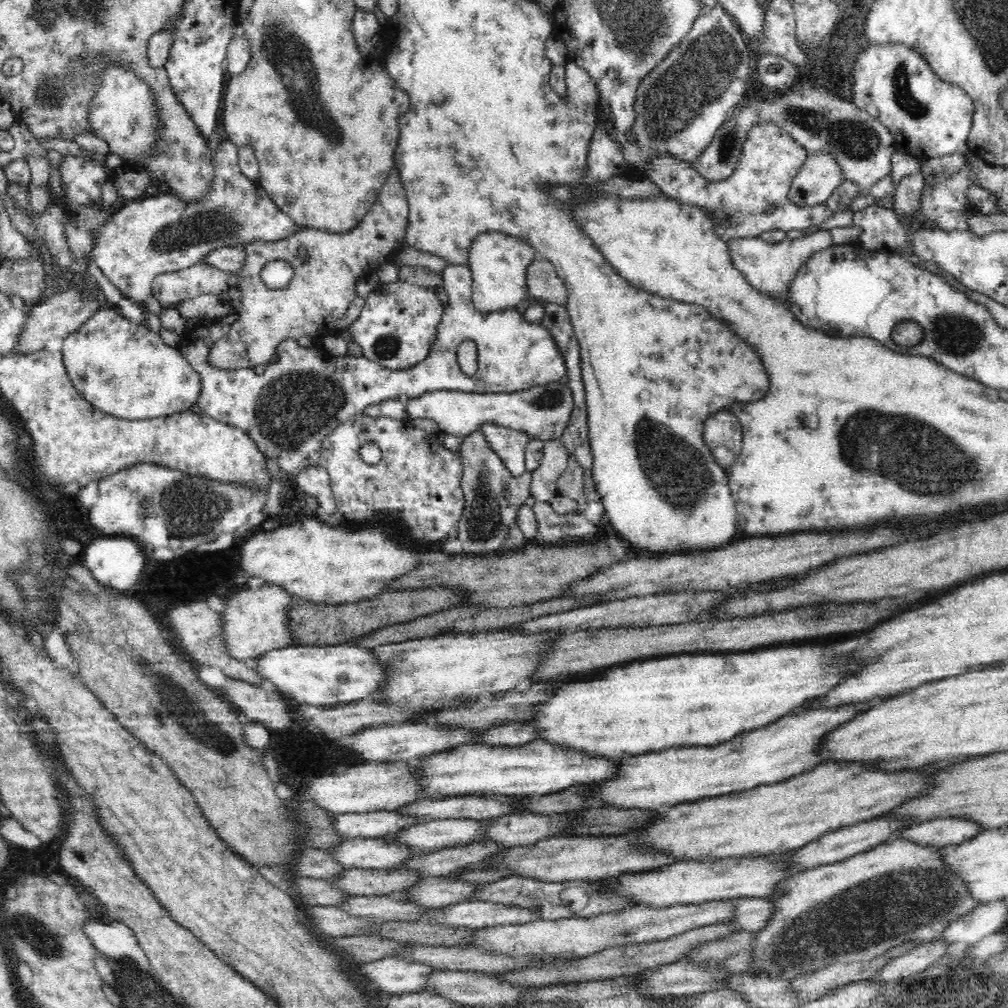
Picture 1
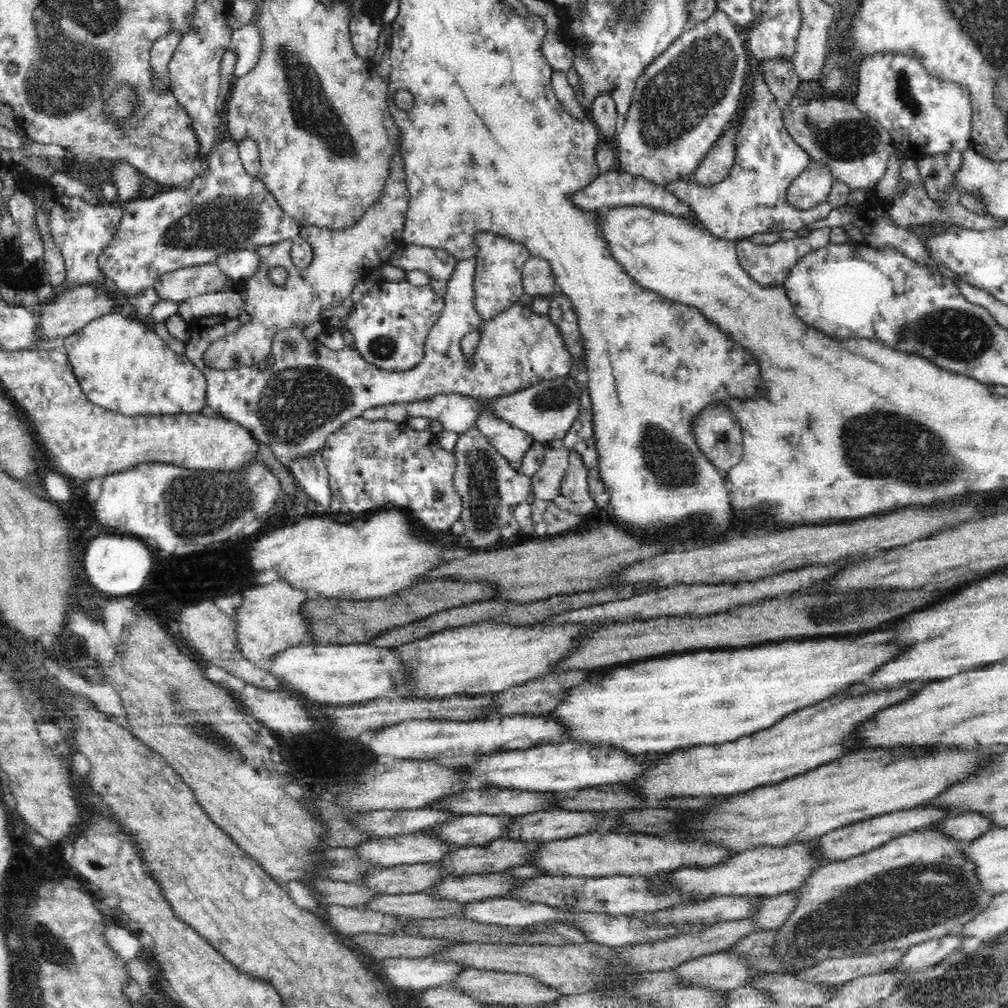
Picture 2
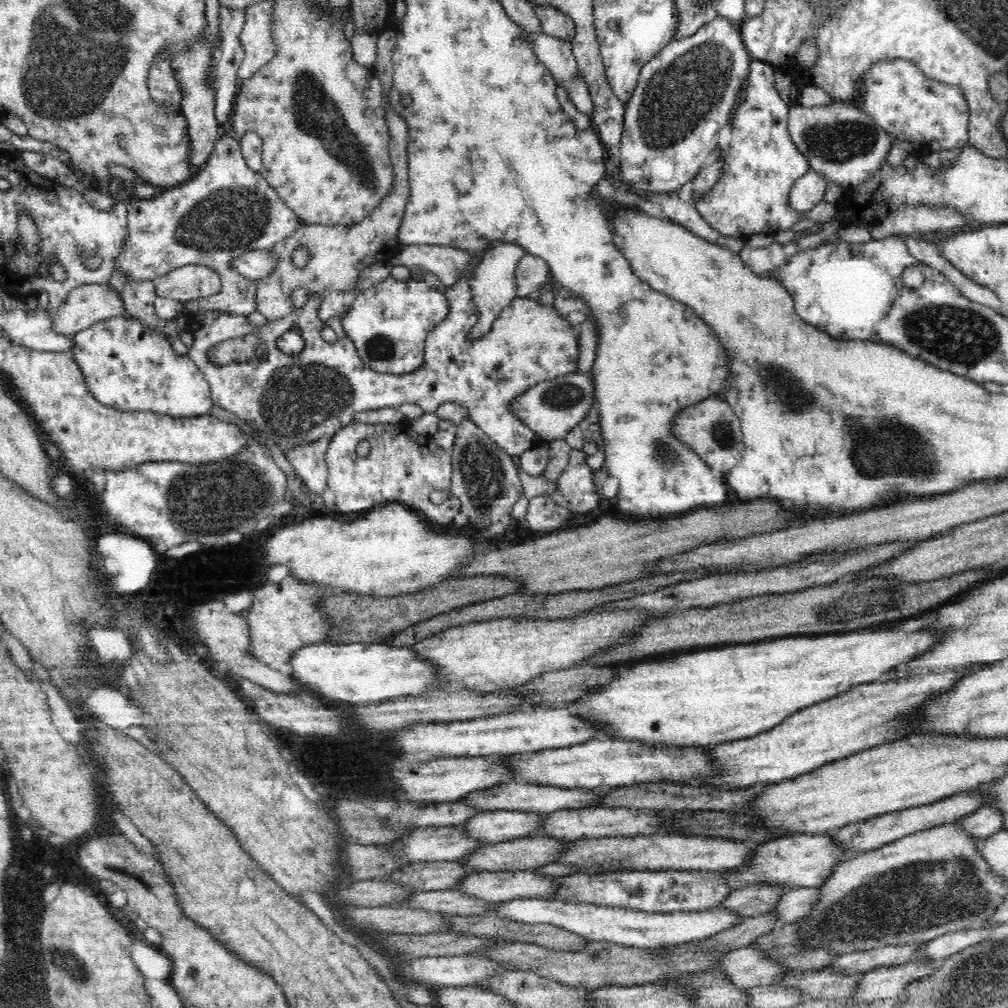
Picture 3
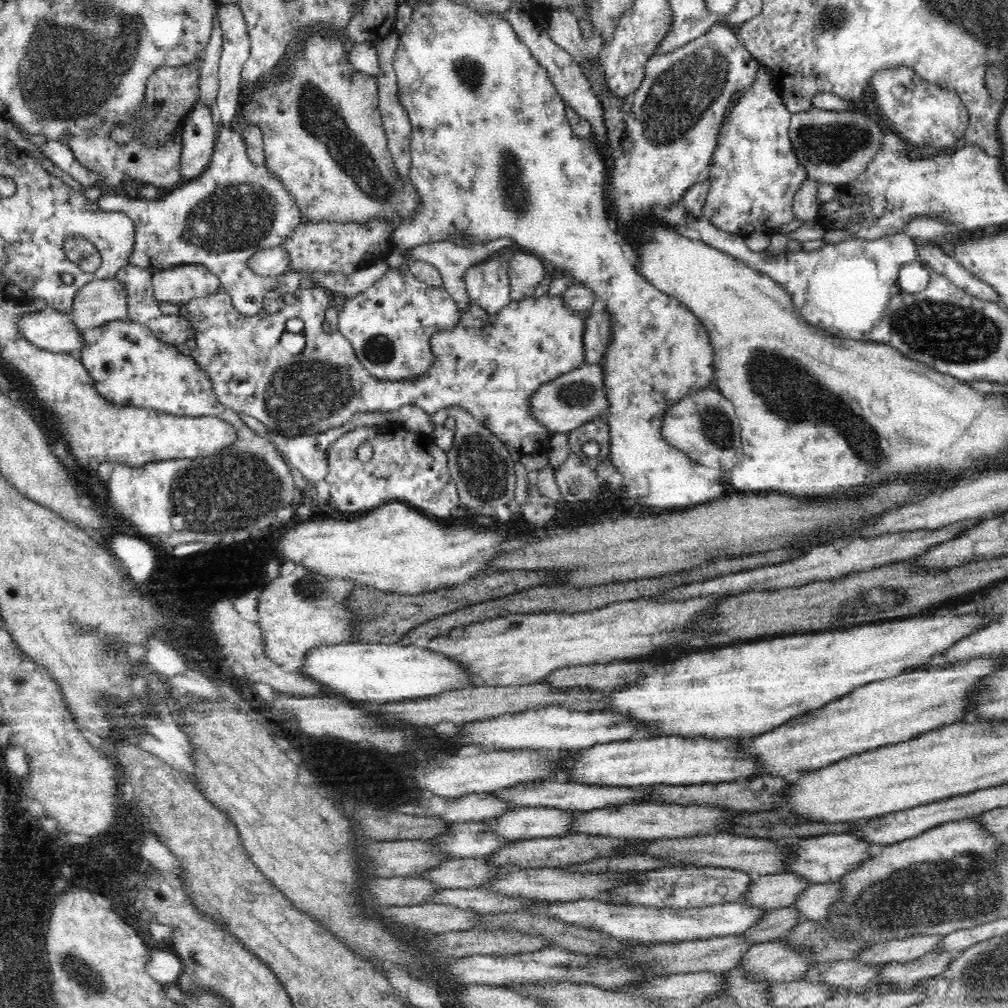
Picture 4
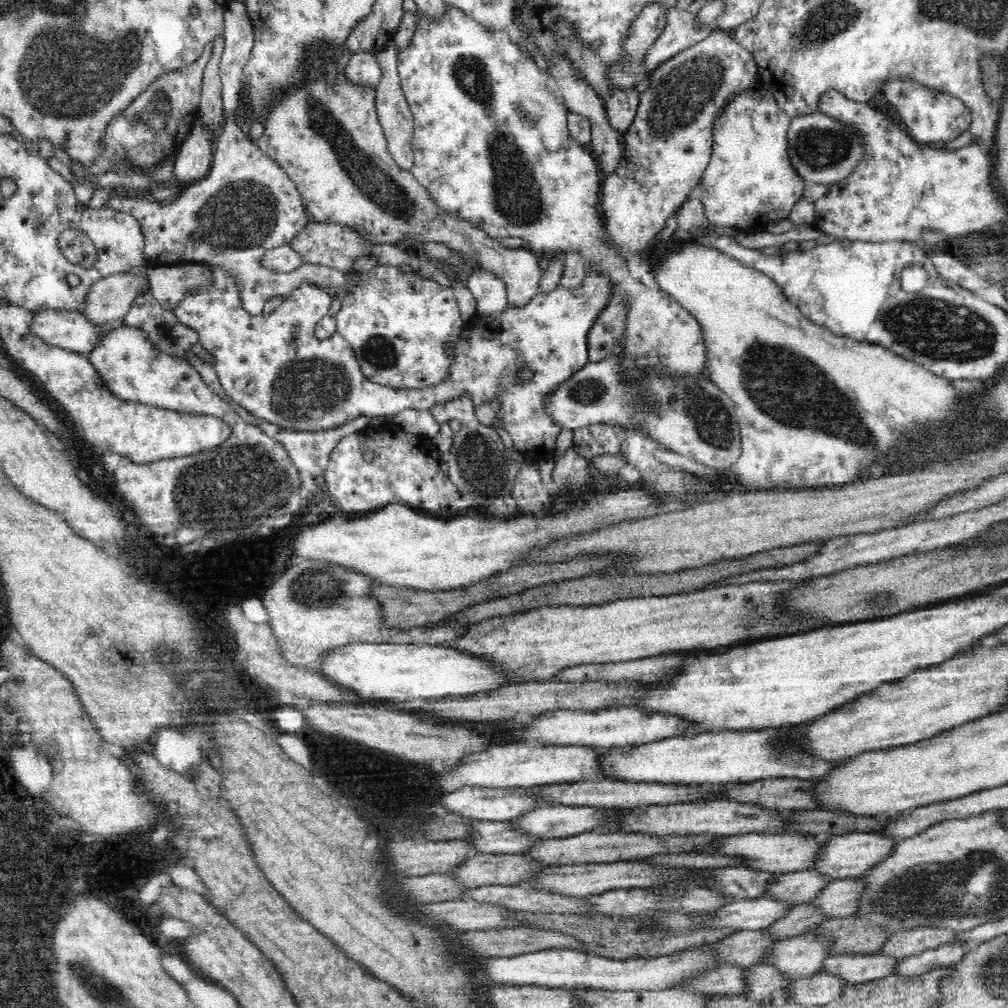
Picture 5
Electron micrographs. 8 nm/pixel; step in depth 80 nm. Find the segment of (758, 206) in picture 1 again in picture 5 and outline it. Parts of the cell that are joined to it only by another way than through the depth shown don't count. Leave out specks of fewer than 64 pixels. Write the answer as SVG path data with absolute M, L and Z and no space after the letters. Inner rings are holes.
M752 89L749 91L744 91L743 93L736 94L733 96L728 104L724 106L722 114L719 118L716 118L714 122L714 136L712 142L712 154L708 167L704 170L704 176L700 182L700 187L702 189L702 202L706 204L706 213L708 220L711 224L715 226L721 226L722 228L736 228L740 232L750 232L750 231L764 231L768 224L774 224L779 220L786 220L789 218L790 212L792 212L793 206L802 197L802 192L806 187L806 182L802 180L800 175L796 174L796 169L792 168L792 162L788 154L788 130L790 128L792 117L788 116L784 109L781 109L776 103L776 99L766 95L768 91L762 91L762 89Z

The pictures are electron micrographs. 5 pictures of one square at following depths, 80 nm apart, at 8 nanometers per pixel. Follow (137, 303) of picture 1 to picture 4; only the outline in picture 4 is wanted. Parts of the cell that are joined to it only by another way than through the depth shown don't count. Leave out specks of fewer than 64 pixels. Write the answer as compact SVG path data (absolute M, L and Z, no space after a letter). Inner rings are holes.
M220 3L218 10L219 24L223 33L223 45L219 60L220 82L216 104L220 111L222 127L217 133L214 154L208 168L200 176L190 179L187 184L176 189L169 189L167 193L157 199L132 199L122 198L117 194L102 194L95 202L104 211L124 212L133 220L135 241L127 264L137 266L150 274L184 265L197 264L205 266L220 279L225 293L231 296L231 303L234 308L240 314L248 316L257 315L262 310L266 292L272 289L280 289L284 294L287 292L292 294L298 289L300 280L311 280L320 287L324 287L330 292L340 292L347 298L368 290L370 286L374 286L380 280L380 276L384 276L391 269L386 261L382 260L370 264L368 268L357 270L350 276L344 276L337 272L336 274L333 272L328 272L328 274L316 272L316 274L313 274L313 272L303 272L303 270L290 272L288 276L260 276L249 270L246 262L252 255L270 247L281 246L286 238L292 236L295 228L303 222L303 218L301 217L300 209L297 208L295 198L280 182L281 178L274 176L266 168L265 164L257 166L250 161L242 133L236 132L231 125L231 121L236 116L236 108L240 104L240 92L242 92L241 72L244 63L249 57L249 36L246 18L239 7L239 3Z

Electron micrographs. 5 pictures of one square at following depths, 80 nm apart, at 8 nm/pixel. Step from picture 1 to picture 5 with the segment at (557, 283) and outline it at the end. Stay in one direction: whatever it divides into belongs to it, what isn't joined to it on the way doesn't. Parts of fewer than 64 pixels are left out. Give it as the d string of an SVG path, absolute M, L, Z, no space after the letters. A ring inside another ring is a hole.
M337 54L320 57L318 67L314 67L314 63L309 66L309 70L314 72L314 78L310 77L298 88L288 90L290 100L288 96L274 100L268 108L268 114L265 114L268 118L262 120L265 131L257 140L264 155L276 161L292 179L310 218L318 222L348 225L364 237L370 237L370 241L376 244L398 245L406 237L412 244L419 246L425 242L444 243L450 249L466 255L470 267L486 269L498 275L506 285L508 304L511 307L527 305L539 293L539 282L542 280L543 271L538 264L538 257L528 248L502 246L499 238L490 238L484 230L472 226L471 221L450 216L449 212L441 212L414 175L402 170L389 154L387 140L376 112L376 90L352 83L345 71L338 70L336 61Z

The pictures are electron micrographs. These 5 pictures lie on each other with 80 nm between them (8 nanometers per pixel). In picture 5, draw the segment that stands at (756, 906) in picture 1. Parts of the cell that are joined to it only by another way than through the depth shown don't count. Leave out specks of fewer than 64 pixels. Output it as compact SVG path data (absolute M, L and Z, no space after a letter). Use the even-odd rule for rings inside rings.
M862 878L836 879L817 894L811 904L828 919L852 917L858 910L858 900L866 891Z

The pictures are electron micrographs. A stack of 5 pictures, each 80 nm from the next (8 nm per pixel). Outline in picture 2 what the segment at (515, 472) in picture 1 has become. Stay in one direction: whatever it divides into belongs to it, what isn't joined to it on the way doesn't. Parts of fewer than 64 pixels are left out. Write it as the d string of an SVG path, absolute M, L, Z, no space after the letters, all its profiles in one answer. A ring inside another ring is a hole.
M475 257L456 263L454 272L447 282L445 307L426 338L425 358L420 363L416 363L416 367L411 370L404 370L404 372L382 370L375 364L364 360L357 348L352 349L348 345L340 351L332 351L316 338L312 341L305 339L302 332L306 326L299 326L299 324L292 326L292 329L280 331L274 336L271 350L274 364L266 363L263 371L259 371L257 365L215 370L204 363L204 353L215 340L233 333L241 325L237 317L228 318L225 315L200 317L189 322L189 339L185 342L185 355L206 378L207 405L214 412L218 412L222 419L236 422L247 429L254 439L270 446L278 462L284 467L288 467L290 460L304 458L318 452L320 448L323 448L330 434L340 430L352 418L362 417L366 409L380 405L403 405L418 400L428 400L438 394L462 394L469 398L477 398L488 405L488 408L478 416L475 427L488 438L496 450L510 463L510 466L520 473L522 472L522 458L534 440L526 431L512 427L495 414L491 414L489 410L489 405L492 404L491 399L514 394L543 381L566 378L573 370L574 361L569 350L564 346L559 328L553 324L547 314L542 314L542 316L534 314L531 305L520 305L516 302L508 310L484 321L472 301L475 268ZM472 330L477 330L481 334L481 339L474 352L473 362L468 366L461 349L461 340Z

